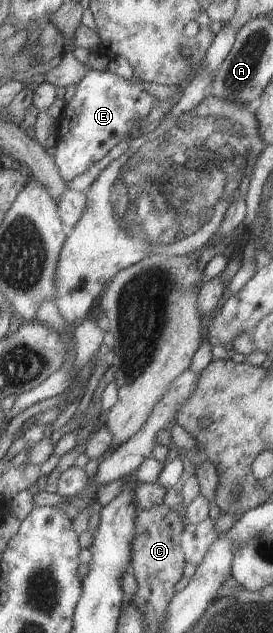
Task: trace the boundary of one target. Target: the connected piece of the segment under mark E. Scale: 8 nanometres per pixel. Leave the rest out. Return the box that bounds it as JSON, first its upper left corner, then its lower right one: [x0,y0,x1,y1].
[53,70,157,181]

